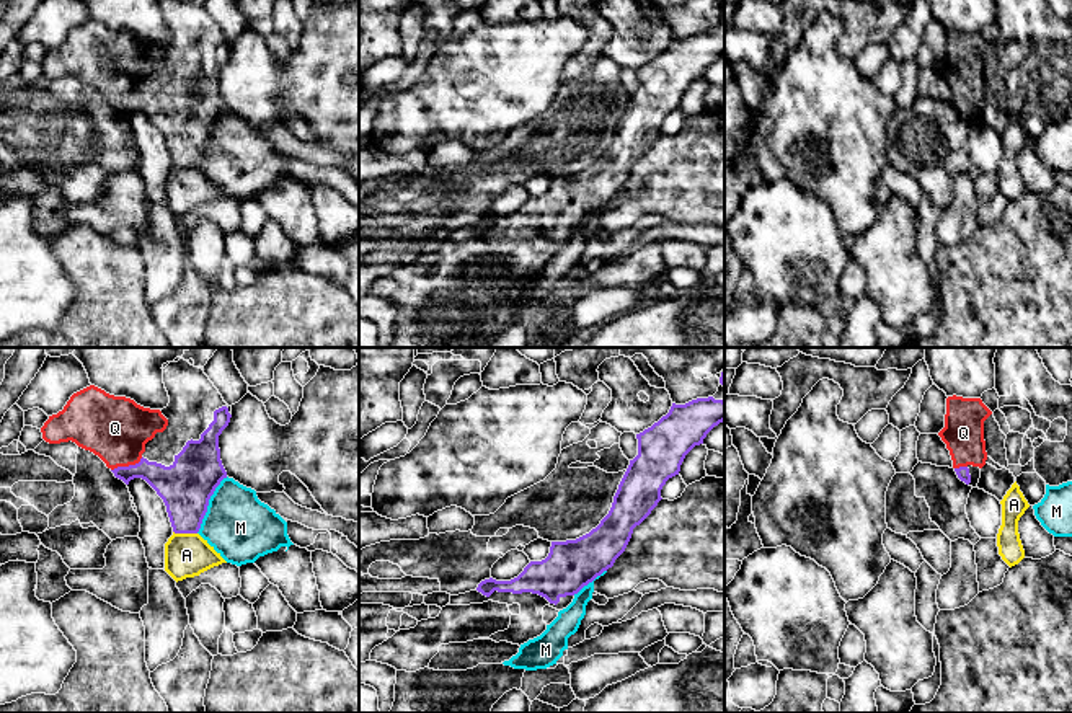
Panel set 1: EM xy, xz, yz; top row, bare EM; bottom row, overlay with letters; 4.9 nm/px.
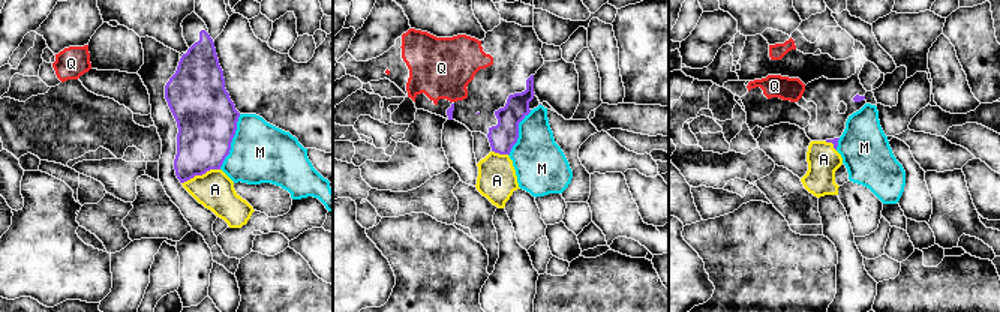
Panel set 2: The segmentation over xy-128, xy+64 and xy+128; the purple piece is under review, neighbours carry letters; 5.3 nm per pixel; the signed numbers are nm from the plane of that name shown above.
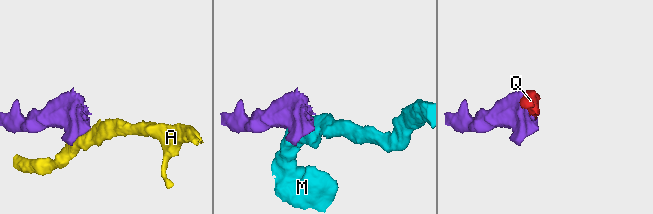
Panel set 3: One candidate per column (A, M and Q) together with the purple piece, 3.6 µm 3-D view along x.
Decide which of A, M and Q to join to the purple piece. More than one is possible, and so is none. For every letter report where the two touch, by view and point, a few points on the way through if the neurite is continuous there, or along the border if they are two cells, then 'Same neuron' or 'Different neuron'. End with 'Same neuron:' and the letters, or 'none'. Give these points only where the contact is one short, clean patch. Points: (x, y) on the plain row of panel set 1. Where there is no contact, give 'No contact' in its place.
A: Touches purple at xy (185, 167). Different neuron
M: Touches purple at xy (208, 139). Different neuron
Q: Touches purple at xy (126, 101). Path across: xy (173, 118), (141, 101), (126, 101), (115, 62). Same neuron
Same neuron: Q

